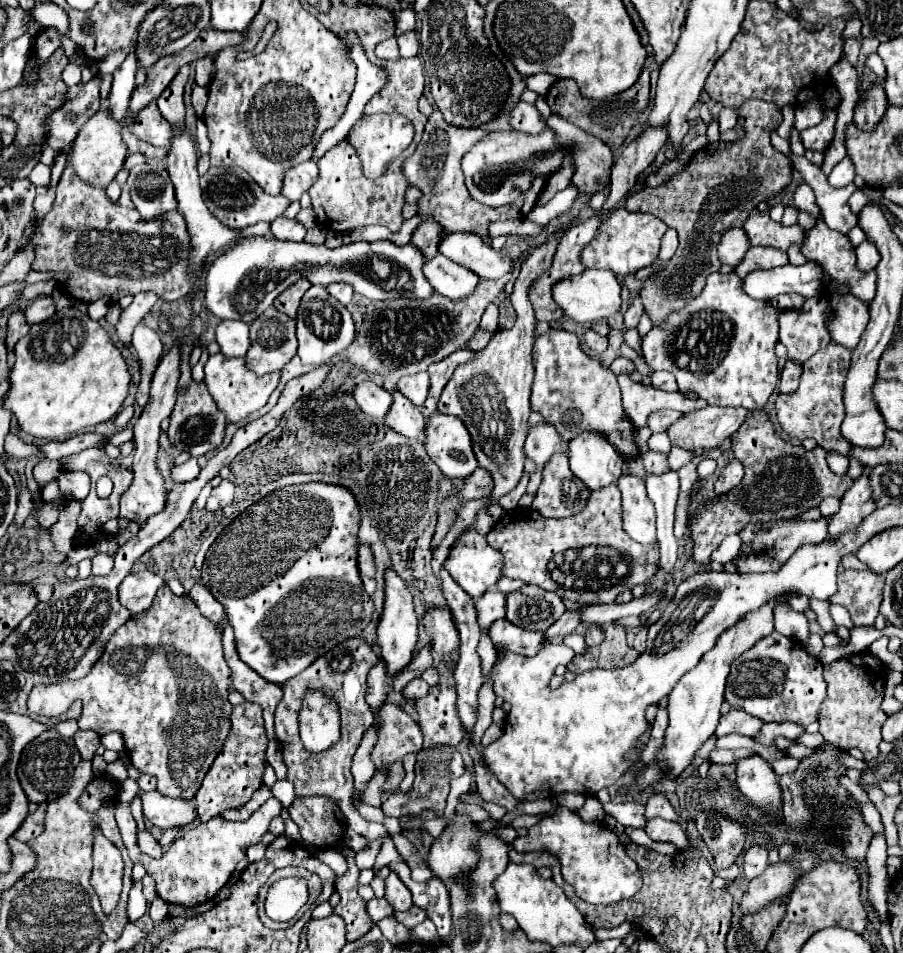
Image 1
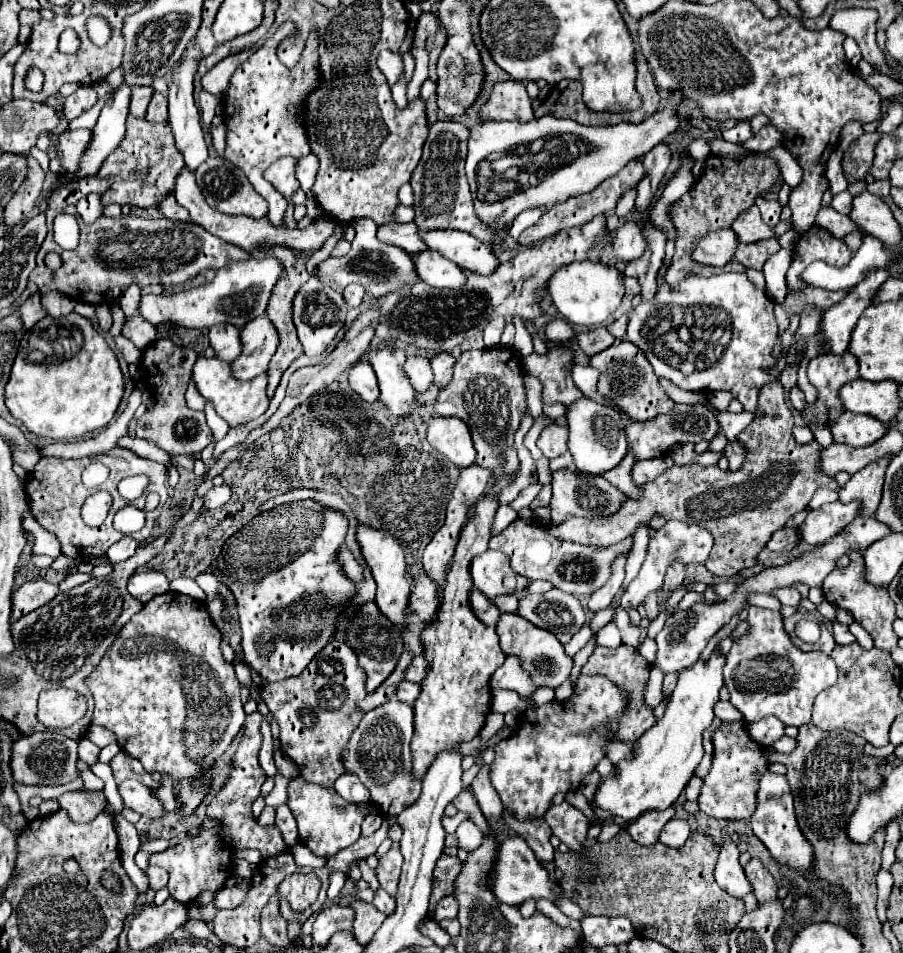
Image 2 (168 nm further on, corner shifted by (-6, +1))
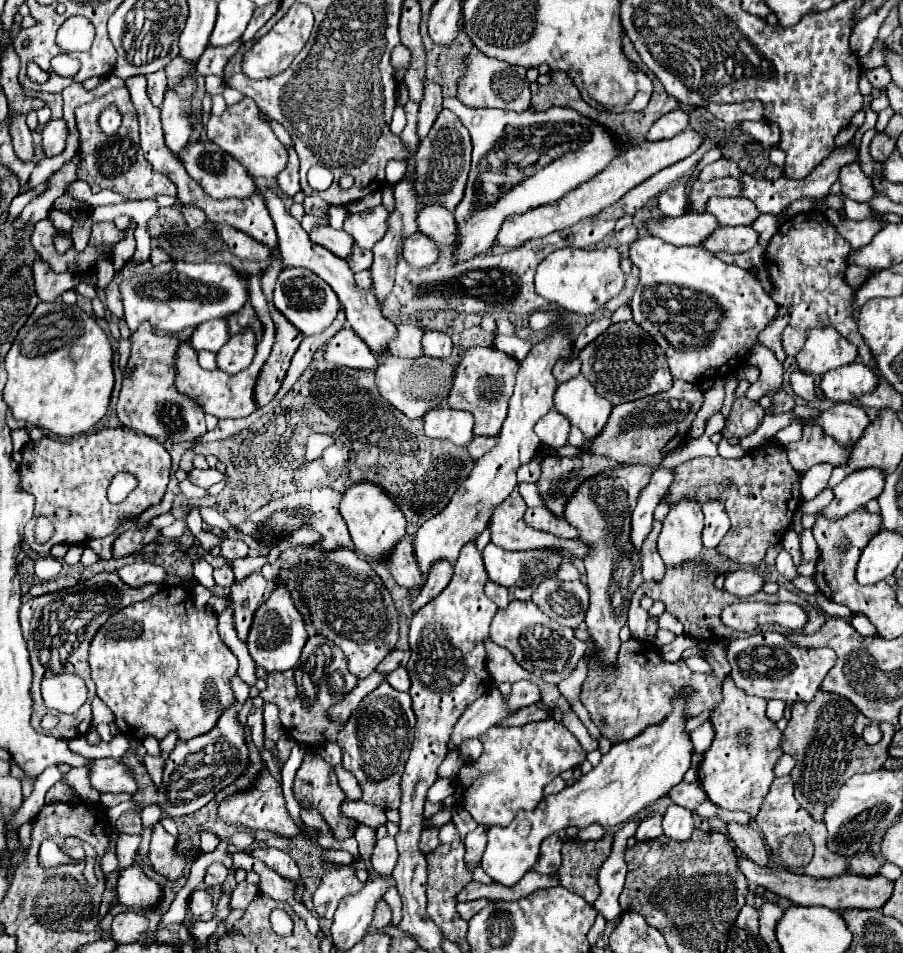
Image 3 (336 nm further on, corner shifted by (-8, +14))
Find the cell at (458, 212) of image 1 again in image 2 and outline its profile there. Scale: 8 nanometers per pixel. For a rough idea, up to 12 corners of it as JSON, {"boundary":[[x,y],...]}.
{"boundary":[[438,120],[410,180],[422,232],[488,244],[464,172],[468,128]]}

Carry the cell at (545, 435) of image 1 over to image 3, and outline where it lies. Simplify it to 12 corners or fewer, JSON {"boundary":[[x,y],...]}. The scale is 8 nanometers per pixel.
{"boundary":[[550,409],[534,427],[544,445],[562,447],[570,421]]}

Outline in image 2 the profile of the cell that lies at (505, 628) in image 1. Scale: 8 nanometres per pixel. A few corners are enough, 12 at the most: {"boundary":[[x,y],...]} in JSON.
{"boundary":[[518,614],[496,624],[502,652],[536,686],[558,688],[572,658],[555,634]]}

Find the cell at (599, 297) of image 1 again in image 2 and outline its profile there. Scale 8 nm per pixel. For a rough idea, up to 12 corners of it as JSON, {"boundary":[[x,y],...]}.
{"boundary":[[560,266],[546,290],[568,322],[598,326],[624,296],[618,268]]}

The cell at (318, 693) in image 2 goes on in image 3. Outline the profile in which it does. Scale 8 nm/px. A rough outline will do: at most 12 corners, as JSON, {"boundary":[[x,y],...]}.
{"boundary":[[324,635],[296,669],[268,673],[264,701],[308,749],[336,743],[328,709],[358,683]]}

